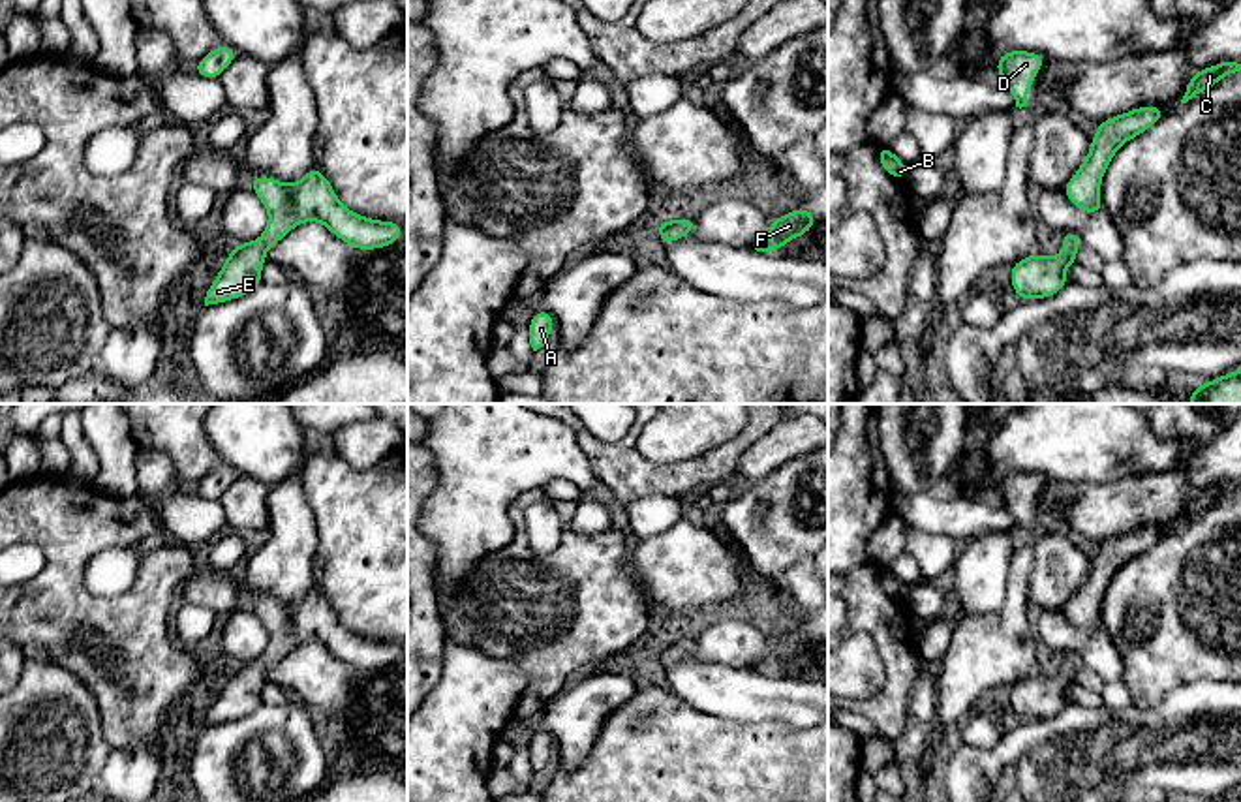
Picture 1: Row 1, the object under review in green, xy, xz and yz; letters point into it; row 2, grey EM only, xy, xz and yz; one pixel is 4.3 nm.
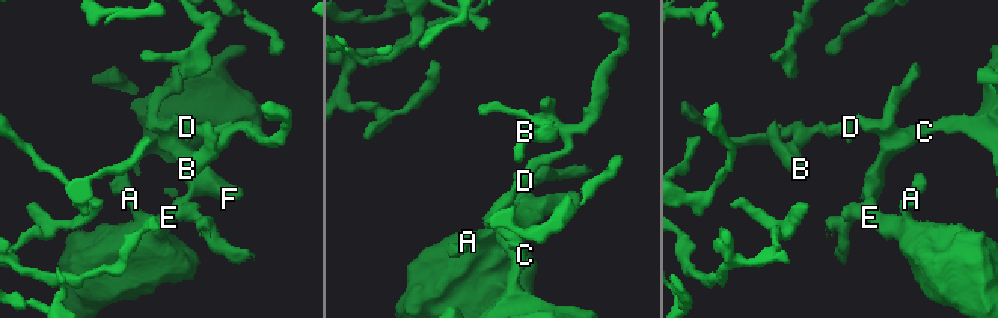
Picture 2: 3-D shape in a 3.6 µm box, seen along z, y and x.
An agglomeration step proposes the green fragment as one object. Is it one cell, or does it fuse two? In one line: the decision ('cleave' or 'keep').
keep

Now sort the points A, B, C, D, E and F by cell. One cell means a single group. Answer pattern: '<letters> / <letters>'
A B C D E F

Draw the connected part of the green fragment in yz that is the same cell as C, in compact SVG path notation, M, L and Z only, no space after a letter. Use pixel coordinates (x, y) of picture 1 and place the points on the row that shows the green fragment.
M1220 62L1196 71L1187 85L1187 92L1181 103L1187 103L1188 100L1196 98L1198 94L1202 94L1203 90L1207 90L1209 86L1217 85L1218 81L1235 71L1241 71L1241 64L1237 62Z

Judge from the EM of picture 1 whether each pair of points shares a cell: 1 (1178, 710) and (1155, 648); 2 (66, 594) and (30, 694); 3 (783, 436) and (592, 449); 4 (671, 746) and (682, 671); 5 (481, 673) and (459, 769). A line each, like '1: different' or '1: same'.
1: different
2: different
3: different
4: different
5: same

